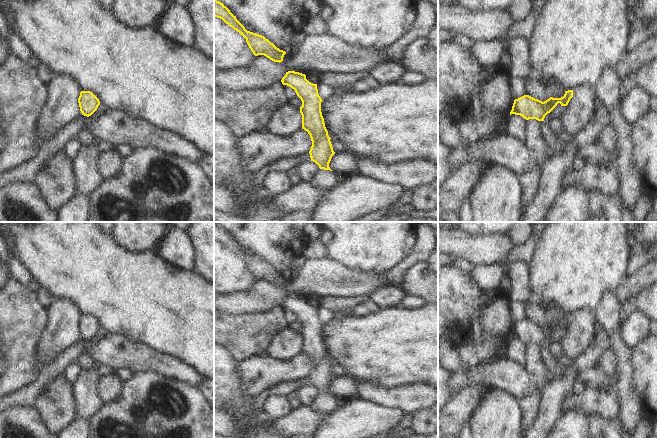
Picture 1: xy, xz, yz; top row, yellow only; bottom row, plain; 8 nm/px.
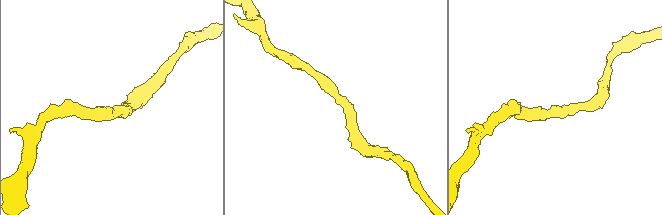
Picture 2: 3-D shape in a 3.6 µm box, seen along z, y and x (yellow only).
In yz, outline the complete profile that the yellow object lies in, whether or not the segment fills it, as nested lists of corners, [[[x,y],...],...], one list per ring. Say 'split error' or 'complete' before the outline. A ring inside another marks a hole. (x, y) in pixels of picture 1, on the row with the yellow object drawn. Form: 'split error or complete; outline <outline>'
complete; outline [[[573,90],[565,91],[564,96],[561,98],[550,97],[544,102],[529,95],[524,95],[514,100],[510,115],[520,115],[526,120],[536,119],[538,121],[544,121],[545,116],[550,113],[558,103],[560,103],[561,106],[567,106],[572,97]]]

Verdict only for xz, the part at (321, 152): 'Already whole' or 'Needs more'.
Already whole.

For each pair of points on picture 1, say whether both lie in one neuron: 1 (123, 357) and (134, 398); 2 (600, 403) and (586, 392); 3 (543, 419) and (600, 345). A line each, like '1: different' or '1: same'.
1: different
2: same
3: same

